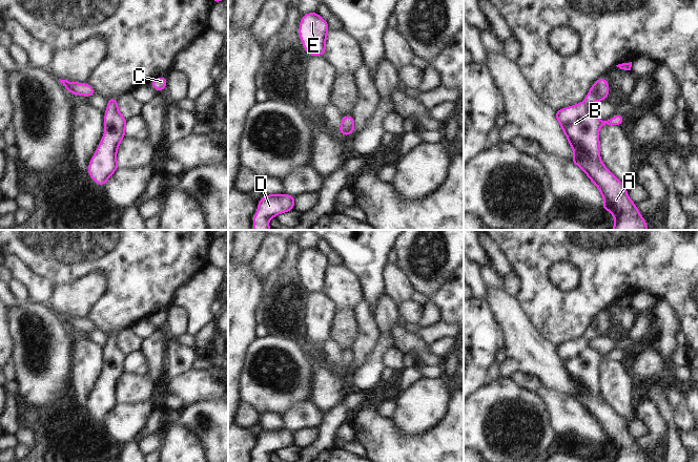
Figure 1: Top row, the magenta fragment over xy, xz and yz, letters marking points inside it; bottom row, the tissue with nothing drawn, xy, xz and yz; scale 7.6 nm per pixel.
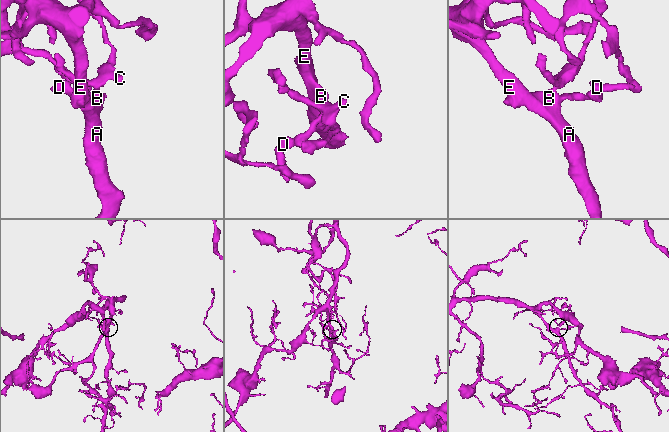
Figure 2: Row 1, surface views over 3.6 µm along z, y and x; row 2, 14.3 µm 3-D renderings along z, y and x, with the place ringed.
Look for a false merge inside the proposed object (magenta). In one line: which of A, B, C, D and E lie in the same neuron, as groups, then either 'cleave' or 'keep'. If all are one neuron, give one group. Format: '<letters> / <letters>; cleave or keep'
A B C D E; keep

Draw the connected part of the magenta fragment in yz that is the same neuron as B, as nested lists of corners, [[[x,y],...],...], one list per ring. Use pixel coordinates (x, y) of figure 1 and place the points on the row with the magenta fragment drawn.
[[[602,76],[592,84],[583,102],[556,110],[555,118],[574,151],[574,155],[570,161],[579,167],[597,187],[603,198],[601,209],[609,211],[613,215],[615,223],[612,230],[649,230],[645,218],[640,214],[637,205],[628,195],[625,184],[620,182],[605,167],[600,158],[599,129],[605,124],[620,127],[623,124],[624,117],[623,114],[615,113],[612,119],[602,121],[590,110],[591,104],[607,100],[609,93],[609,82]]]

